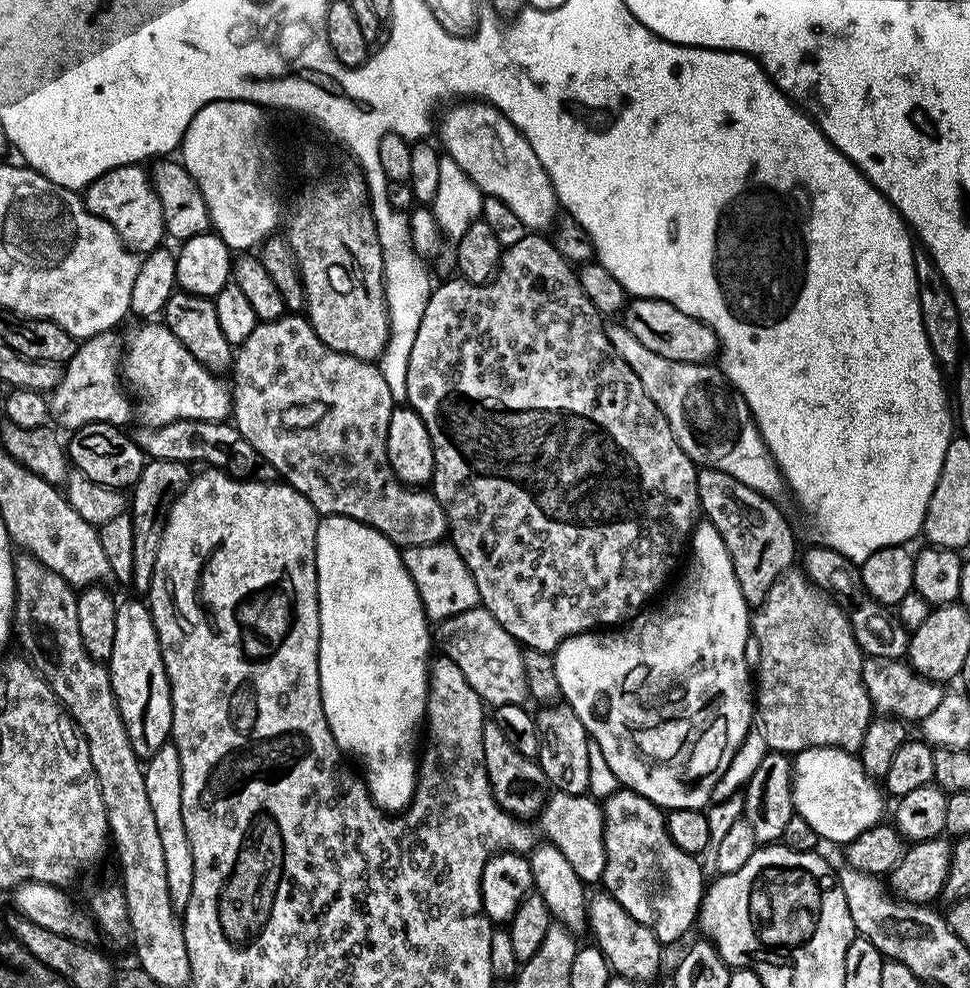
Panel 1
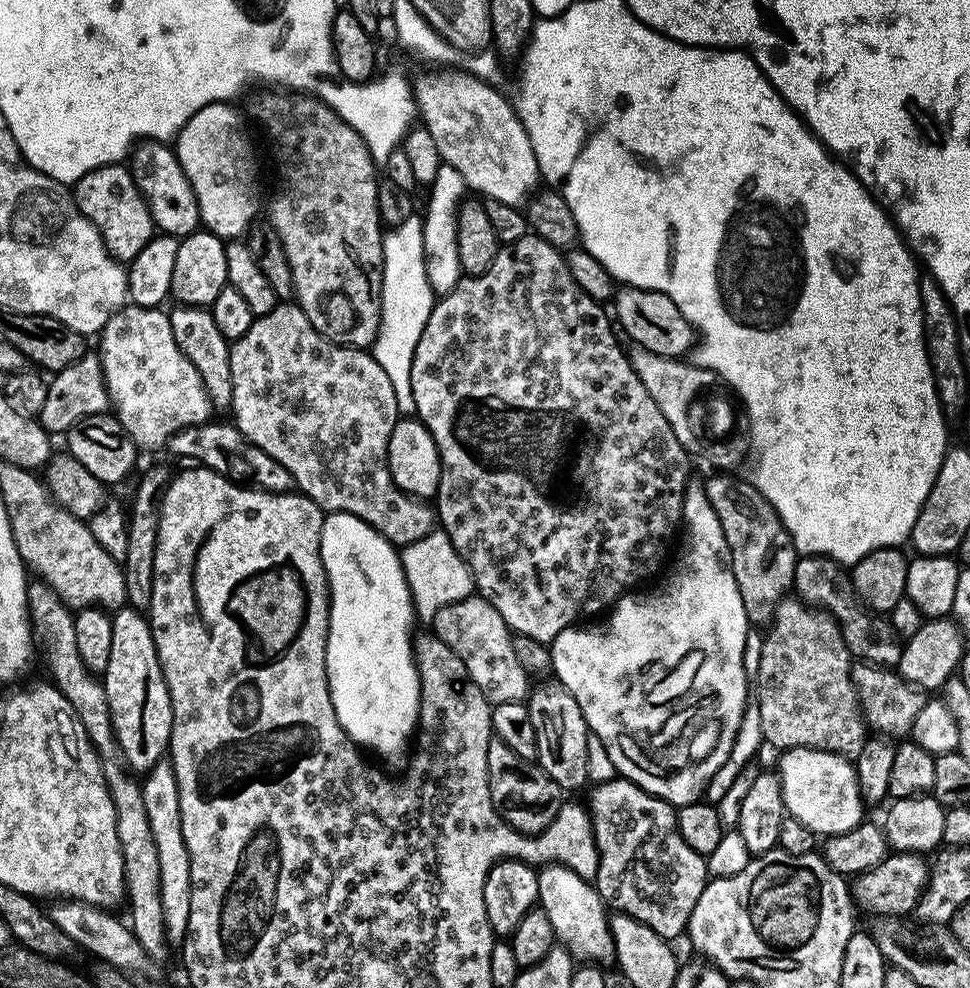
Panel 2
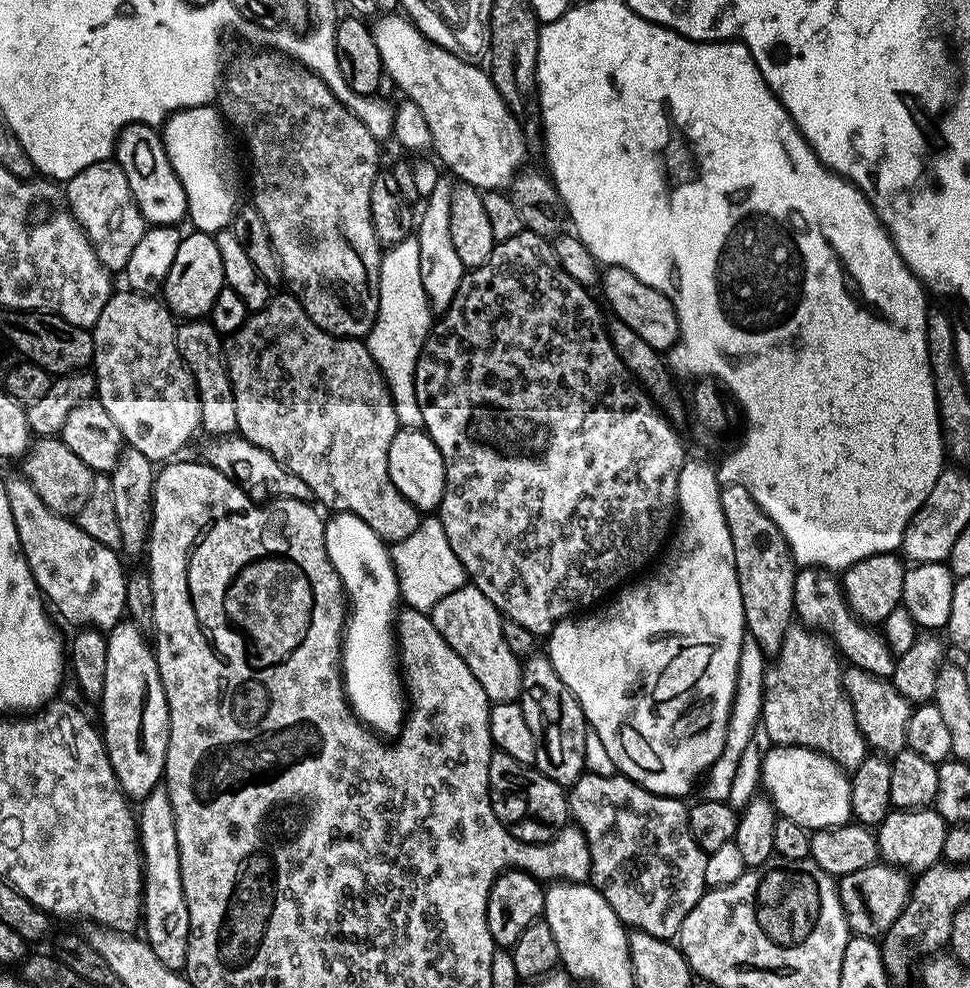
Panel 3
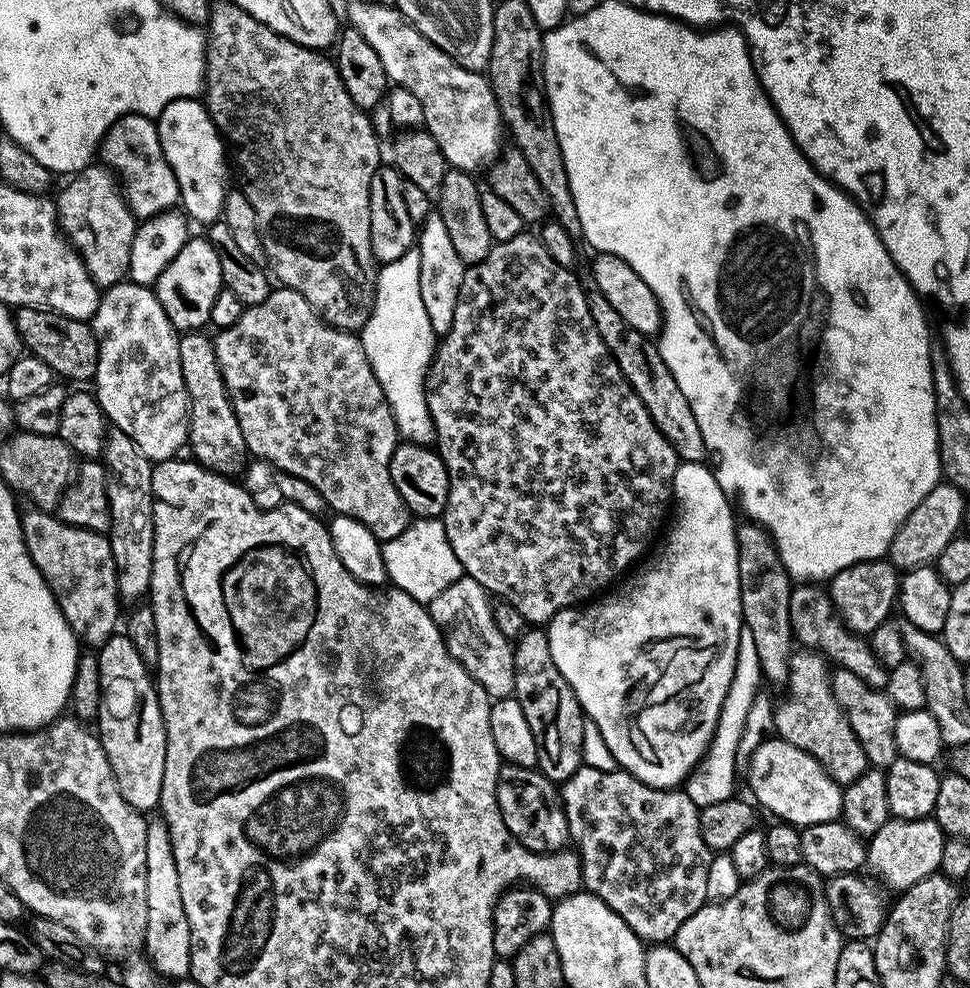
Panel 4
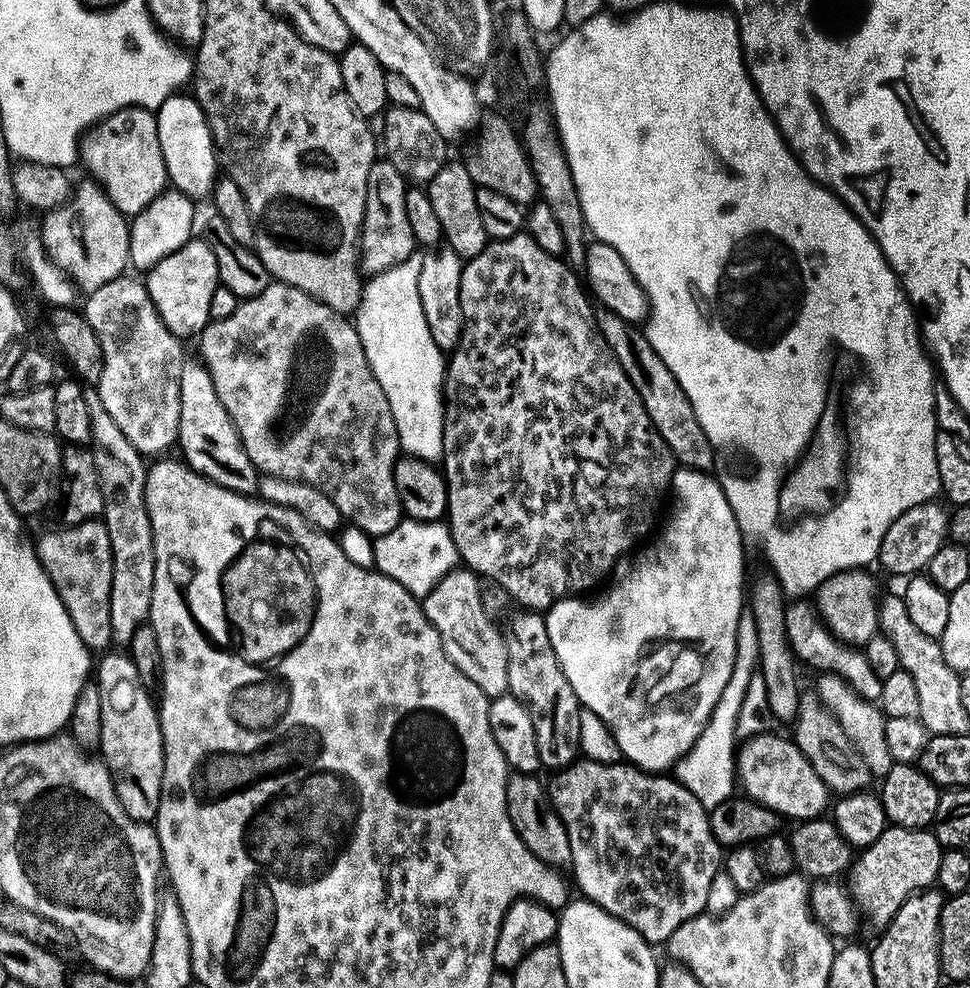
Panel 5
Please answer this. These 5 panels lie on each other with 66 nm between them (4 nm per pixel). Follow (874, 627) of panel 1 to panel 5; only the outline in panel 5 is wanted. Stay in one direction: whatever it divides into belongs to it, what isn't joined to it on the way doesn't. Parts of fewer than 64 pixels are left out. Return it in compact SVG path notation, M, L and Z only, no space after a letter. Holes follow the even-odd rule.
M796 598L785 603L784 613L786 614L786 638L790 642L790 650L801 665L809 664L810 667L816 668L817 673L838 674L842 678L846 678L846 682L850 682L850 686L854 686L855 692L862 694L862 698L873 702L879 701L884 680L878 678L878 674L874 674L870 662L866 662L864 651L851 644L843 644L826 627L811 599Z

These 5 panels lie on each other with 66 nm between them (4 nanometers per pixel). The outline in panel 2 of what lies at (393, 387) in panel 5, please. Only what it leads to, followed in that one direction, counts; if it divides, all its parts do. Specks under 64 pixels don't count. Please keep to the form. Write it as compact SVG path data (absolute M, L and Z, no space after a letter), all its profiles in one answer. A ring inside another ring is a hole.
M409 222L389 227L384 237L384 269L382 270L382 286L380 287L380 329L376 341L371 346L372 357L386 370L390 377L390 386L394 386L394 398L398 398L401 413L408 414L414 409L414 394L410 386L410 366L414 362L414 354L418 346L418 338L422 338L422 330L426 330L426 322L432 313L434 293L432 281L426 274L424 261L424 226L420 222Z

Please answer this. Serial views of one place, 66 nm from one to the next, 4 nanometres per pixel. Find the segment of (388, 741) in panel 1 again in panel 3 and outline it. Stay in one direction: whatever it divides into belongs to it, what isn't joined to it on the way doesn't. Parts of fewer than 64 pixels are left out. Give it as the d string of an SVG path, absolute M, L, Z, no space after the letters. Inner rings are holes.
M349 512L327 517L324 525L326 554L344 587L350 611L342 629L340 666L344 695L361 724L384 738L400 735L406 715L406 689L398 671L394 617L401 603L400 587L392 565L390 548L362 518Z

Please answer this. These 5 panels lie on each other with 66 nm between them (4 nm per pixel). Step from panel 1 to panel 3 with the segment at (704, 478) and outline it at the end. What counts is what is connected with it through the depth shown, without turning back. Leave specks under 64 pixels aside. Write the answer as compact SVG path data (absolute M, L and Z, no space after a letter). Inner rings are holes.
M741 484L721 487L722 514L726 514L726 526L730 526L730 542L734 542L734 566L738 574L738 590L742 594L744 627L753 636L765 657L775 658L782 650L782 642L794 626L794 578L798 571L790 546L774 526L772 519L754 502L750 490Z

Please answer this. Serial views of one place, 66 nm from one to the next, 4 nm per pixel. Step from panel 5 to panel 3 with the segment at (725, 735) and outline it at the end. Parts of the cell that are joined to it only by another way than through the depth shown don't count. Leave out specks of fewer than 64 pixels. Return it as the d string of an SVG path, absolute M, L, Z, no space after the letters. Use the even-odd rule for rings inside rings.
M745 635L740 657L738 658L736 693L730 710L730 722L726 730L726 746L722 750L722 754L718 754L718 758L706 773L708 785L705 786L704 792L702 792L703 799L727 800L730 794L730 786L734 782L734 774L738 771L738 761L742 759L742 753L746 751L746 746L749 745L754 730L761 723L760 711L764 705L765 667L766 657L758 646L758 642L753 636Z

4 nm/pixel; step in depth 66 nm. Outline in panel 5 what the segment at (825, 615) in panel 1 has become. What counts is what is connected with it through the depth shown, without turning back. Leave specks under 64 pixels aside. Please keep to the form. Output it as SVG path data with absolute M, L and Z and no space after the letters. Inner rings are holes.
M801 695L800 709L791 728L791 739L798 746L800 753L808 759L810 766L814 766L814 774L822 778L829 793L849 796L855 792L865 791L871 785L868 783L873 783L874 777L870 766L866 766L854 742L846 738L842 726L838 726L836 719L824 709L822 702L817 700L815 695Z

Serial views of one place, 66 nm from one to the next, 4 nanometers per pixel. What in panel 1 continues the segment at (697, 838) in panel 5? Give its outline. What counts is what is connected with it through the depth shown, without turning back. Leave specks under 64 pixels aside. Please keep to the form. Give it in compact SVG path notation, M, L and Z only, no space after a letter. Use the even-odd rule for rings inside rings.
M617 790L602 804L604 810L604 841L606 842L606 870L602 881L603 891L613 896L642 926L649 928L660 939L661 945L668 946L680 940L697 923L700 904L706 891L705 869L697 857L678 850L668 833L668 821L665 809L659 808L642 794L631 790Z

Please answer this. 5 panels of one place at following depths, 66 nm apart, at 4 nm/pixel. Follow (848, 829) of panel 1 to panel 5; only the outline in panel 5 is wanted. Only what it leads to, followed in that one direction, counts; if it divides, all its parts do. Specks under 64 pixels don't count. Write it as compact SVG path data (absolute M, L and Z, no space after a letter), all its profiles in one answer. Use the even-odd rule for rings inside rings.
M776 735L752 736L739 745L736 754L739 787L751 799L779 812L781 817L793 816L793 821L796 822L817 819L823 813L820 811L829 807L828 788L822 778L814 774L814 766L810 766L810 762L800 753L796 743Z

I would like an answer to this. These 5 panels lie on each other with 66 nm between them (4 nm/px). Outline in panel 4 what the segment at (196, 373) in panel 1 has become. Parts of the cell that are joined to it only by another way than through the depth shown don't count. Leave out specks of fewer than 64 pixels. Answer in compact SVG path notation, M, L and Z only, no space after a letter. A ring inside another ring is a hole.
M129 280L113 284L101 293L98 310L90 323L99 350L98 370L92 384L104 416L113 427L122 430L148 460L157 464L173 459L179 448L183 449L188 443L188 391L179 361L180 336L158 302L155 291Z

